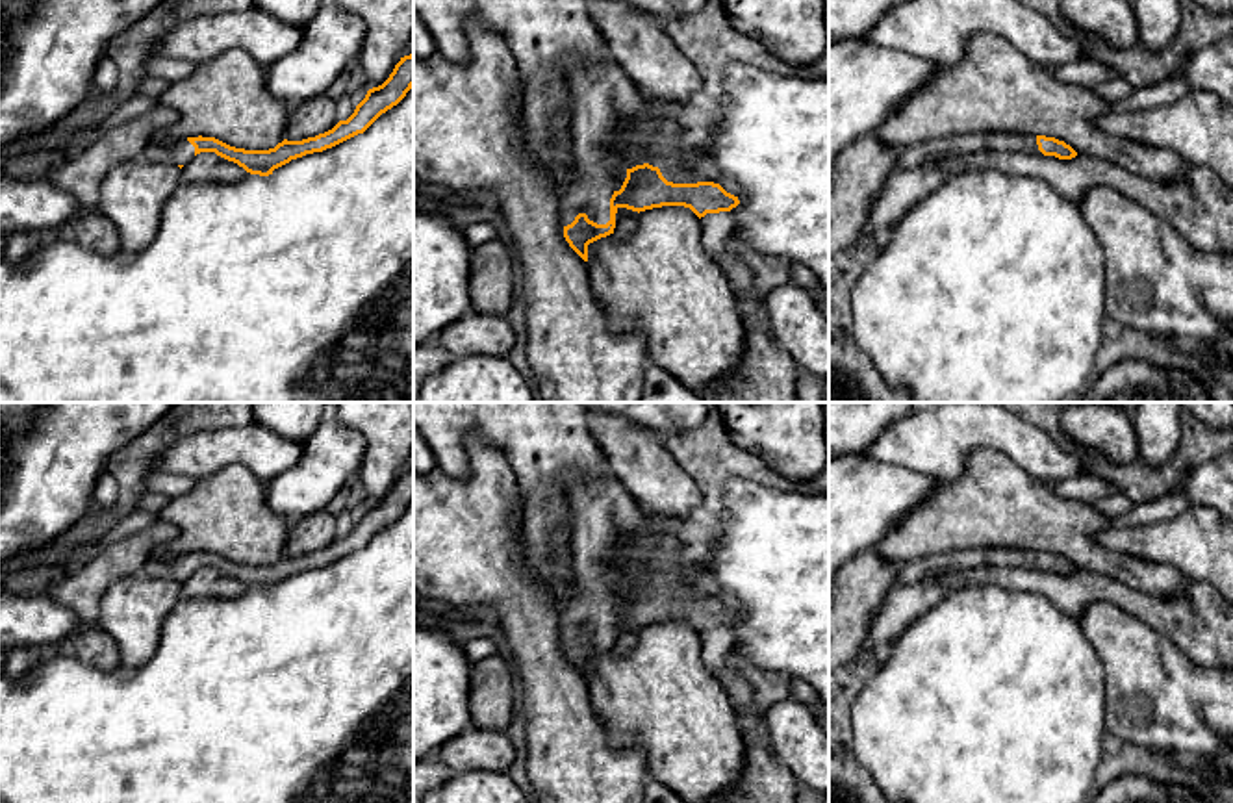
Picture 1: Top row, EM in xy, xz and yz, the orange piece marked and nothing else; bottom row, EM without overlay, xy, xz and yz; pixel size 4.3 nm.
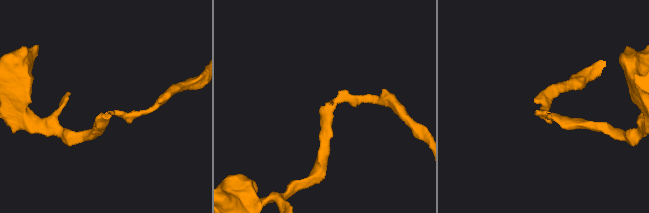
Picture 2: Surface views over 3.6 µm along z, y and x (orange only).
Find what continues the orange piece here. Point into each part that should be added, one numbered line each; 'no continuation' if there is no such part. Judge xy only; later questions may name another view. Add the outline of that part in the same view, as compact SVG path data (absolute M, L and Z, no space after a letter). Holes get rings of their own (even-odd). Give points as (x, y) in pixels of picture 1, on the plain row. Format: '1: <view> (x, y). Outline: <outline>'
1: xy (180, 568). Outline: M182 554L174 560L148 558L143 573L152 579L185 580L195 571L195 562Z

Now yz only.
1: yz (985, 557). Outline: M979 547L966 551L949 551L899 566L897 584L914 584L929 577L938 577L949 571L977 569L977 567L1025 567L1042 569L1036 560L1036 551L1014 547Z

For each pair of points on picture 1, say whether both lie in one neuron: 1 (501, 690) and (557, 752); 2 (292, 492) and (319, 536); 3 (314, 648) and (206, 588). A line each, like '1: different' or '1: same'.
1: different
2: different
3: different

